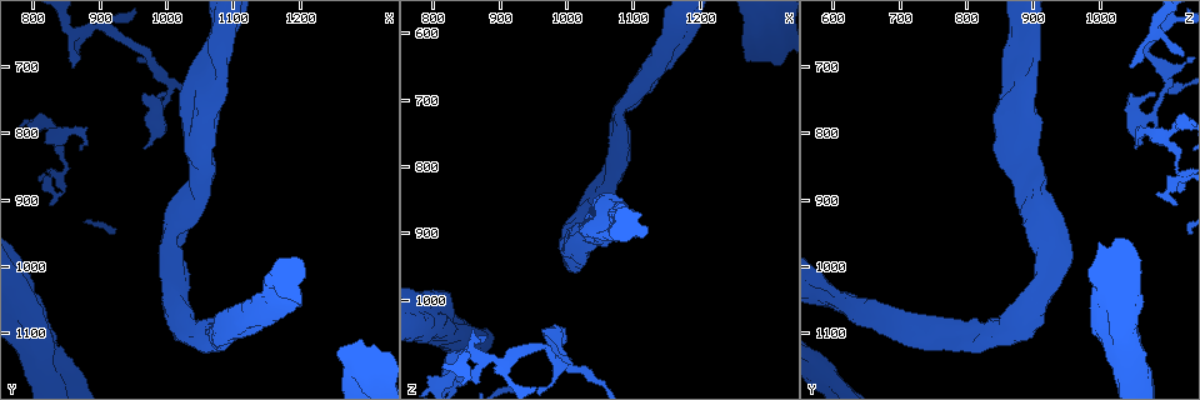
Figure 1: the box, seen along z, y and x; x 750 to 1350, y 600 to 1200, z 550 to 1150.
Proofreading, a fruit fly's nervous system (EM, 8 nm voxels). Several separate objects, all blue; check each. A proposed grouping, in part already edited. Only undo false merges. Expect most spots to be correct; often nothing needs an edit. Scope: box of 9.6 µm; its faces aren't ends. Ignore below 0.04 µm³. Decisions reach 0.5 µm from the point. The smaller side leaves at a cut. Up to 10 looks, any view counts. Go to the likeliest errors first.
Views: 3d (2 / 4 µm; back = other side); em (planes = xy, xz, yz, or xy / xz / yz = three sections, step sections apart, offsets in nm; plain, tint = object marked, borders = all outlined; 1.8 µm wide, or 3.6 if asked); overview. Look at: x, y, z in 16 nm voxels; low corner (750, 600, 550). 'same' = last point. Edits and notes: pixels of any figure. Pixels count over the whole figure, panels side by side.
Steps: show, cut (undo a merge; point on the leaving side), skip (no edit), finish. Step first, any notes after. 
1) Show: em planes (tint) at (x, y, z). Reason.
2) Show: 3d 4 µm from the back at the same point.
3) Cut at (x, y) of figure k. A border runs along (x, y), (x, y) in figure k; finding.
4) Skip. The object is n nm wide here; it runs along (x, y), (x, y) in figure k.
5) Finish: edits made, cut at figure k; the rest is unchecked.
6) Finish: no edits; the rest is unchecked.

Show: em planes (tint) at (1080, 680, 880). Sudden change in width.

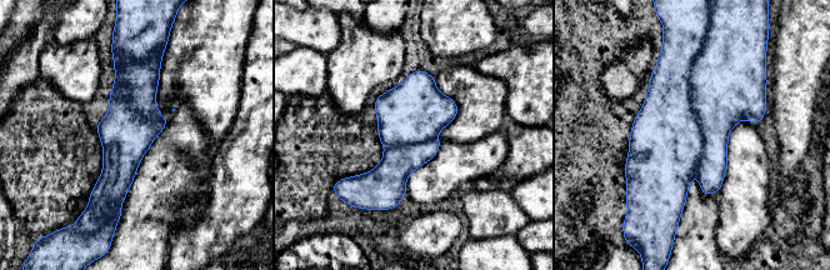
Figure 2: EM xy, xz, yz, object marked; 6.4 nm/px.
Cut at (666, 138) of figure 2. The part that leaves runs along (119, 63), (118, 175), (108, 205) in figure 2; a second neuron is stuck on.

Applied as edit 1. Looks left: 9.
Show: em planes (tint) at (980, 775, 1075). Calibre changes.

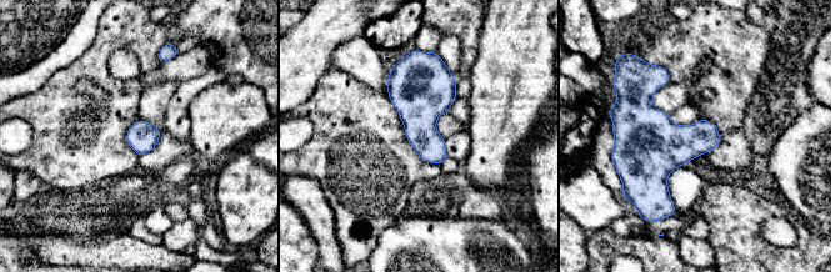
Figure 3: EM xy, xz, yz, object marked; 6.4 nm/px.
Skip. Continuous, no second neuron.

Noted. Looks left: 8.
Show: 3d 2 µm at (845, 860, 1115). Narrows sharply.

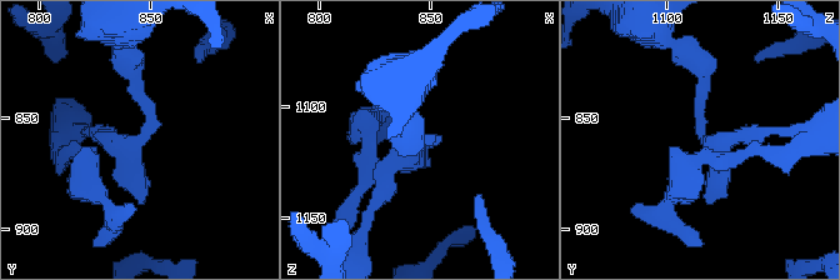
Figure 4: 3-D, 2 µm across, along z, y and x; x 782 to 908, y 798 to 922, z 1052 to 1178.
Show: em xz step 4 (tint) at (845, 859, 1115). Shape alone is not enough.

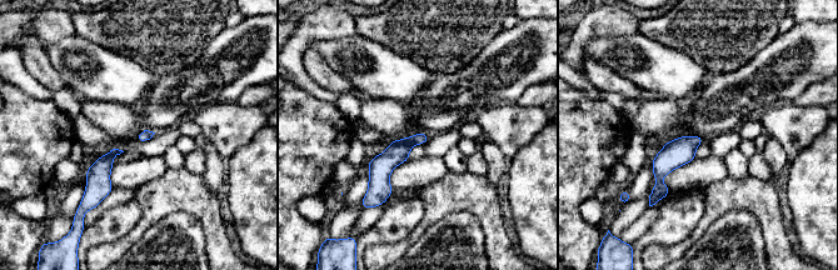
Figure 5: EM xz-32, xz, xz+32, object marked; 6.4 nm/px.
Show: em planes (tint) at the same point.

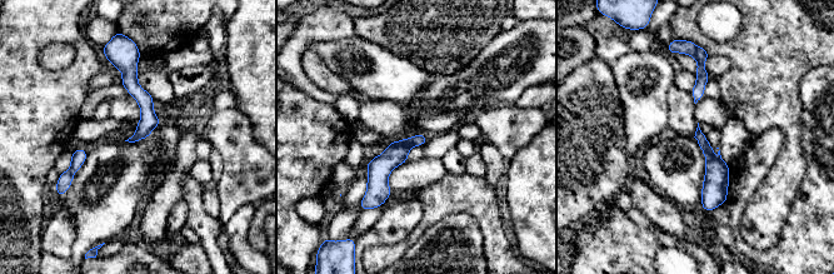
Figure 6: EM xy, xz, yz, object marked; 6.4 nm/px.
Skip. It runs along (423, 138), (378, 173), (378, 200) in figure 6; continuous, no second neuron.

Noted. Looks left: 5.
Finish: edits made, cut at figure 2; the rest is unchecked.

